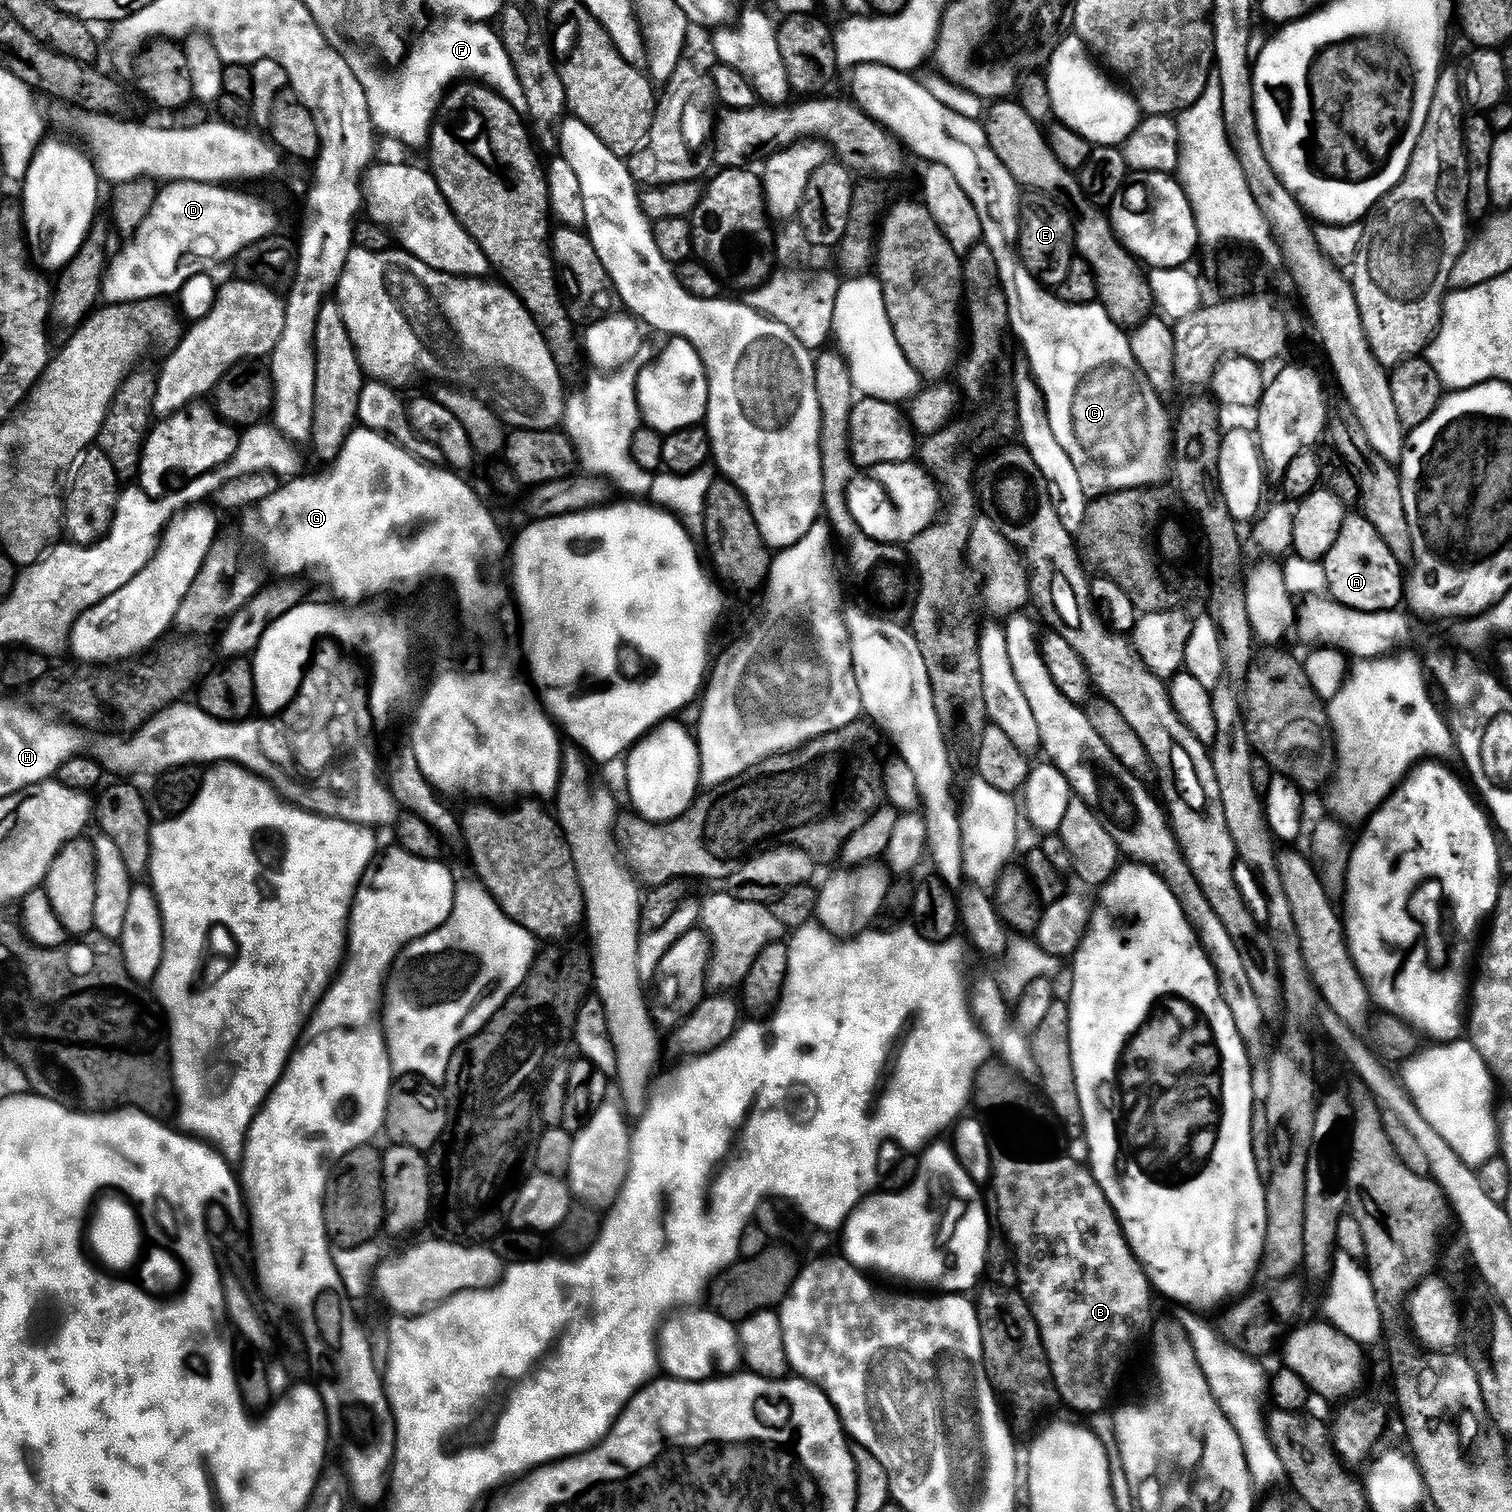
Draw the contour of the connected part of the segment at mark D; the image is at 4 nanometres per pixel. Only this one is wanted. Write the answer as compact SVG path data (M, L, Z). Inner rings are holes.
M177 180L168 182L157 191L156 201L154 202L154 210L150 210L150 214L146 214L146 222L142 222L142 226L138 226L136 232L131 233L128 245L121 250L120 253L111 257L108 270L104 273L104 286L102 296L108 304L132 304L135 300L154 300L157 298L171 297L171 292L180 294L184 288L184 284L194 275L207 273L209 271L208 264L221 264L228 262L228 252L222 250L222 234L226 234L226 214L222 204L228 200L226 198L227 187L219 184L199 184L198 182L190 182L189 180Z

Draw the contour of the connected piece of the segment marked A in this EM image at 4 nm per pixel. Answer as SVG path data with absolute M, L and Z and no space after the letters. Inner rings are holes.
M1363 514L1345 515L1334 546L1322 561L1326 574L1326 592L1342 606L1359 612L1395 612L1404 600L1405 577L1402 566L1382 542L1382 534L1370 526Z

